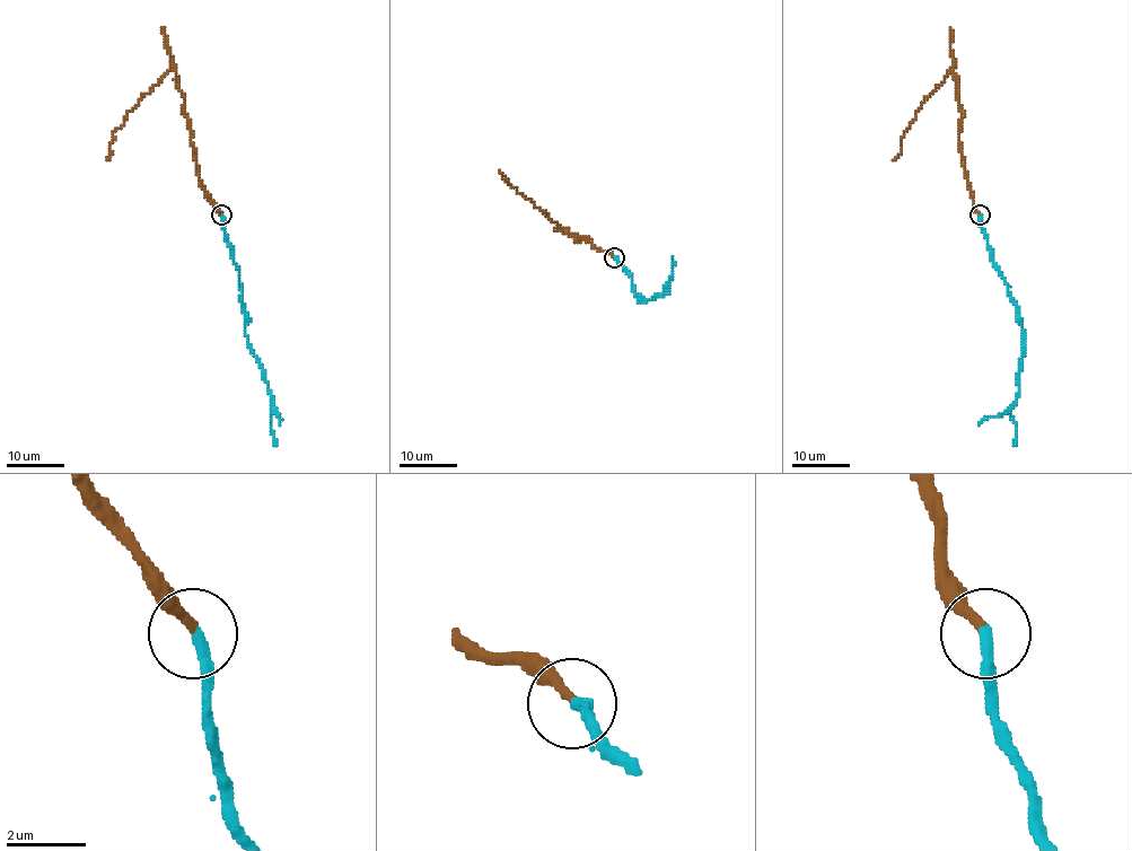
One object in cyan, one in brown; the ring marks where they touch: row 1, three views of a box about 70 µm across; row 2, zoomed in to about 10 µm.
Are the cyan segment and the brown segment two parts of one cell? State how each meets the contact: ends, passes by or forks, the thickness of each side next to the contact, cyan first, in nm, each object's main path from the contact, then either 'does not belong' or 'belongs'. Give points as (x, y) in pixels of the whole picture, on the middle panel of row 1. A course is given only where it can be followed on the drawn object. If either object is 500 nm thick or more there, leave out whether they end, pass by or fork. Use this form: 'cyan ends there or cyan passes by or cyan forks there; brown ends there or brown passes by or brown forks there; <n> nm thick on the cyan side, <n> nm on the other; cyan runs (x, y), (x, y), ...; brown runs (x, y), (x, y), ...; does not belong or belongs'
cyan ends there; brown ends there; 300 nm thick on the cyan side, 240 nm on the other; cyan runs (614, 257), (631, 275), (639, 300), (661, 296), (666, 294), (665, 288), (663, 294), (668, 290); brown runs (614, 257), (584, 237), (577, 238), (564, 231), (502, 180), (499, 170); belongs

